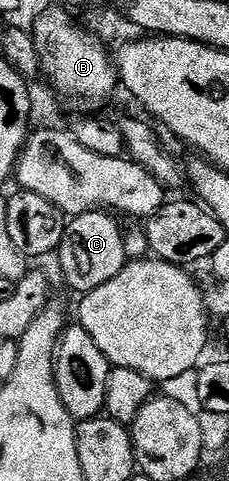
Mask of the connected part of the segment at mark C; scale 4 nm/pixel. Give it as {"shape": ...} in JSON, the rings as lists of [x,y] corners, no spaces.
{"shape":[[[99,209],[83,215],[73,216],[67,222],[62,243],[58,246],[56,260],[62,266],[66,283],[77,293],[100,289],[104,281],[112,281],[120,273],[128,260],[124,249],[124,231],[118,228],[119,220],[113,214]]]}

